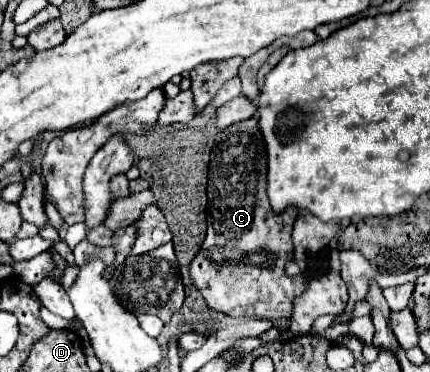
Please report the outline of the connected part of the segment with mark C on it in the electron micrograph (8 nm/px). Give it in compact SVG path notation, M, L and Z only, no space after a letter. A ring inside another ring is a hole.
M255 119L235 123L233 127L227 127L225 131L217 133L215 147L211 151L209 183L207 183L207 235L203 247L191 261L189 275L209 309L225 313L229 317L261 317L261 319L279 321L291 317L293 301L307 289L307 283L301 277L289 277L285 273L287 261L289 259L293 261L291 229L297 209L291 211L287 209L279 215L271 211L265 193L267 189L265 173L267 173L265 145Z

